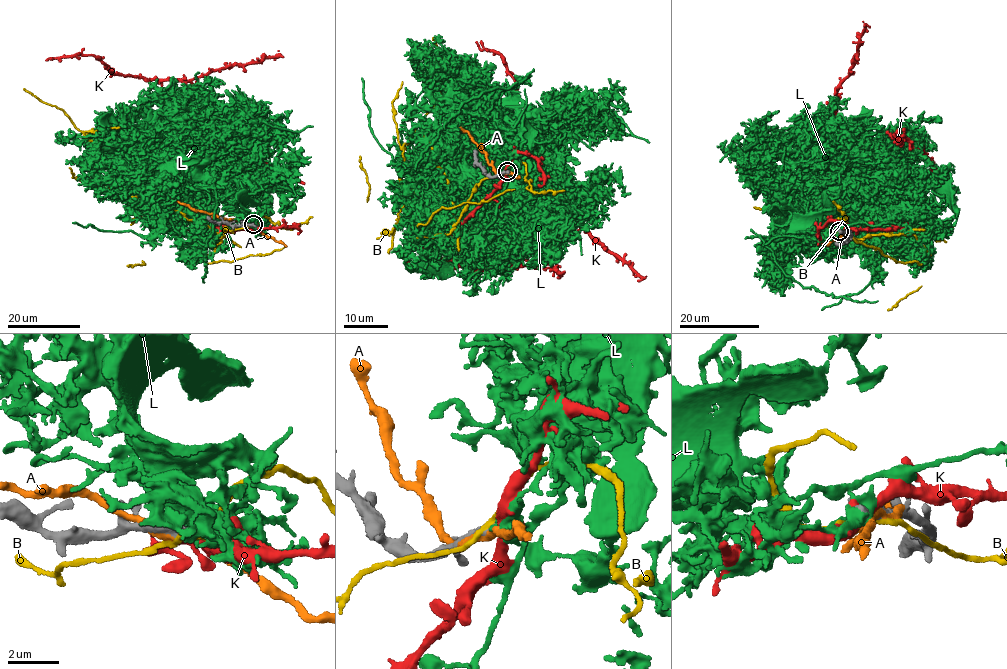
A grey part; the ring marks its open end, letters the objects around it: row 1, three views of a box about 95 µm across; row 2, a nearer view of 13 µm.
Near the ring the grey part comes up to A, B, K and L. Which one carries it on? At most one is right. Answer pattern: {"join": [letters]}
{"join": []}

